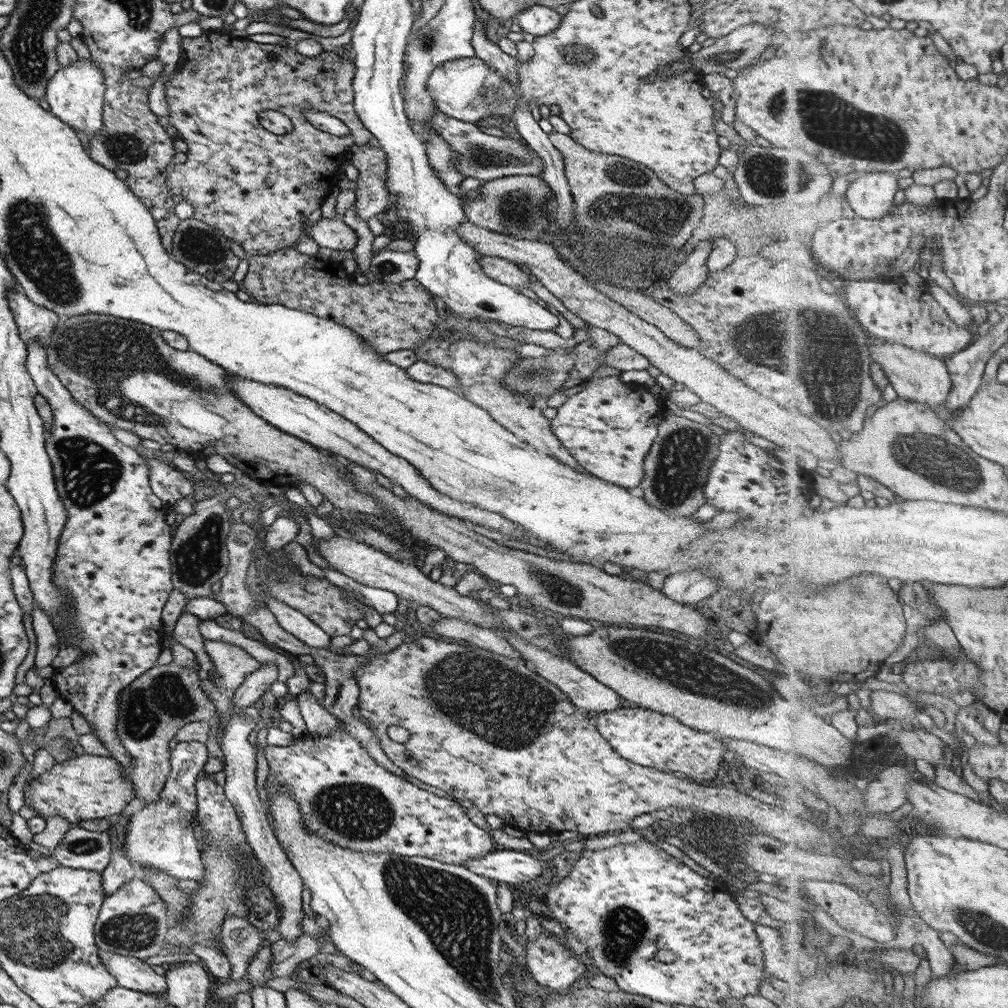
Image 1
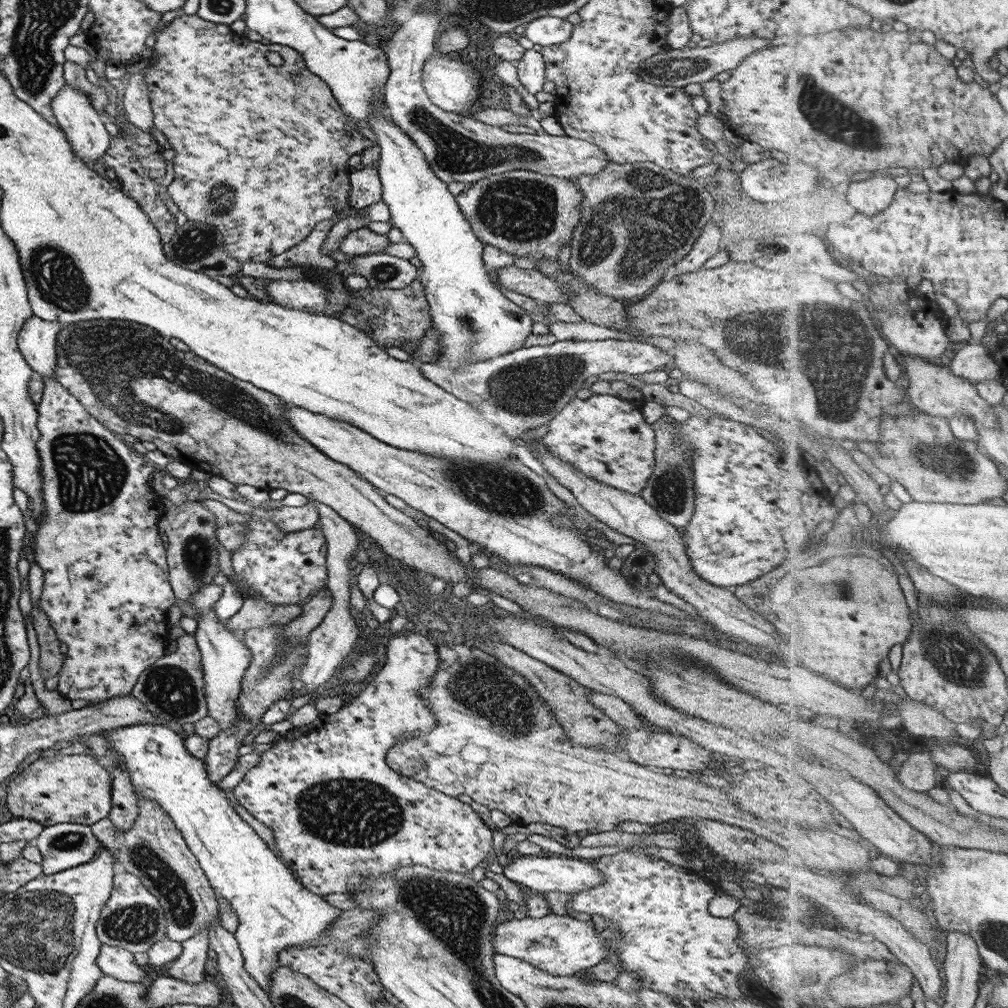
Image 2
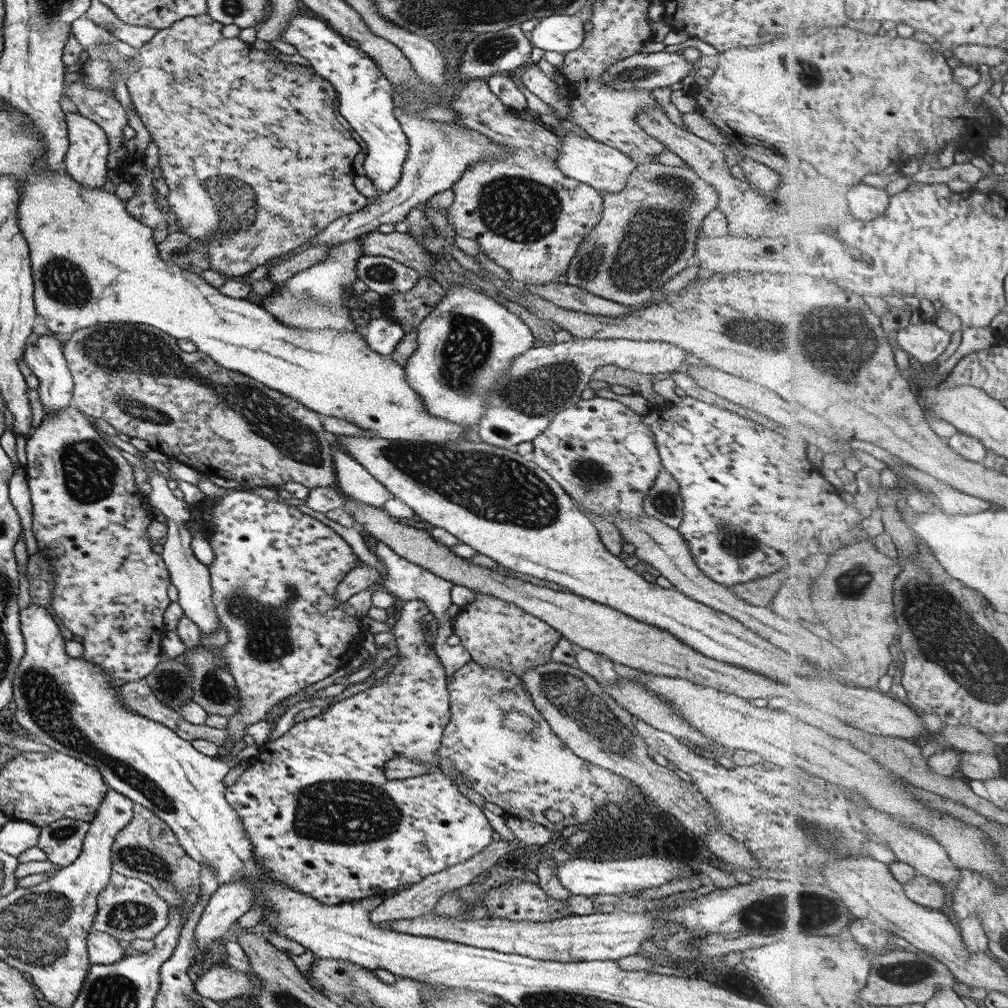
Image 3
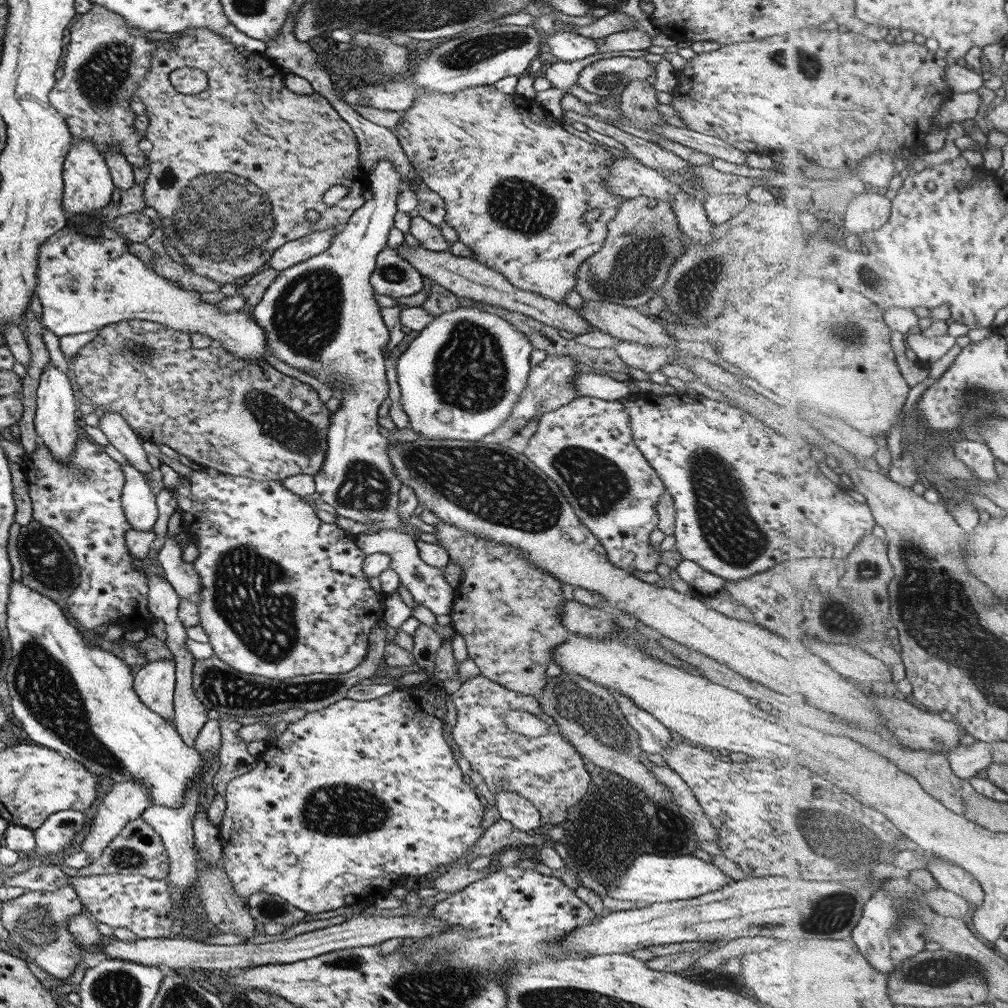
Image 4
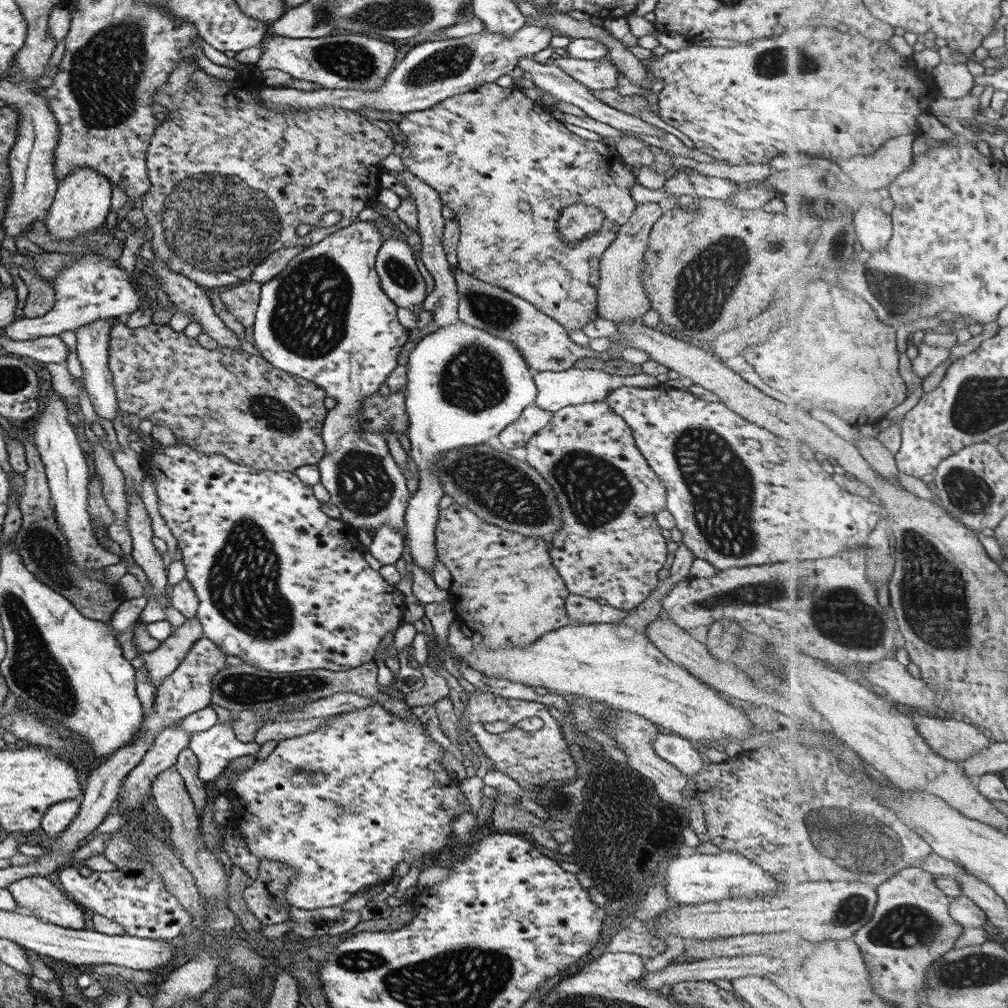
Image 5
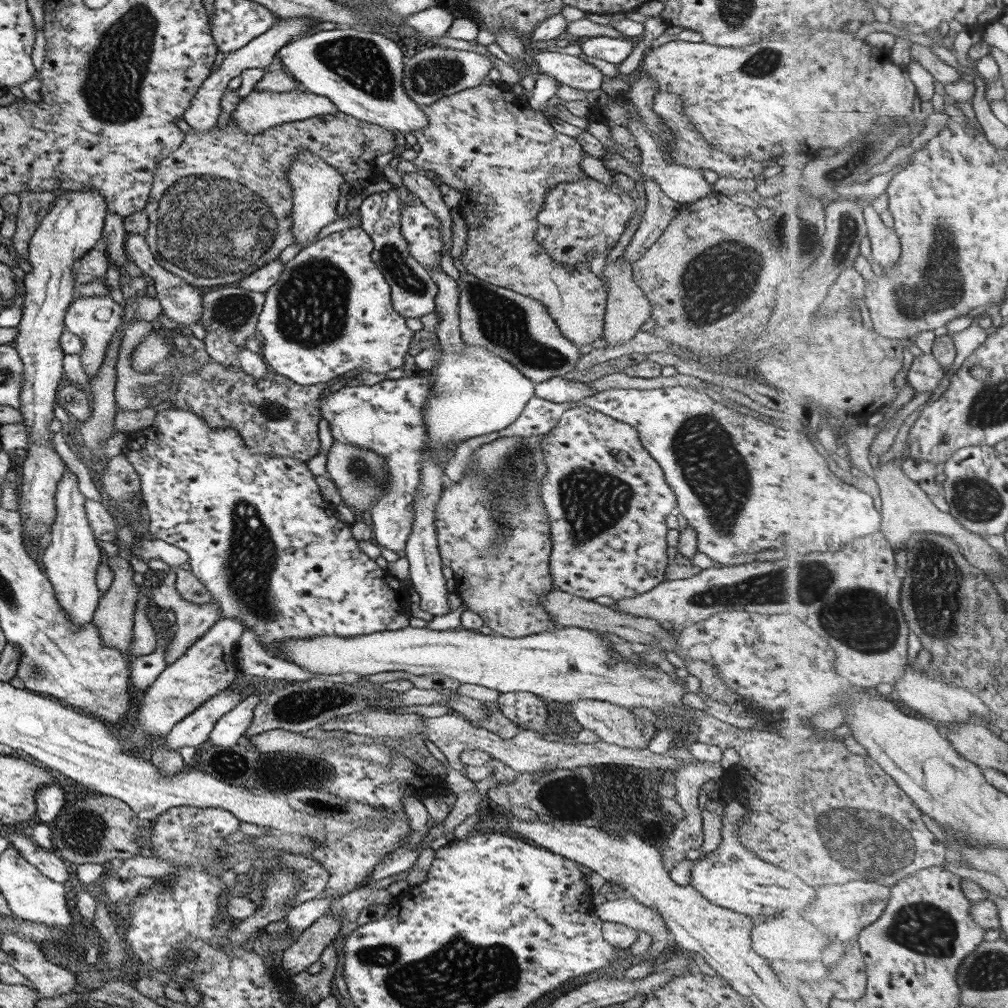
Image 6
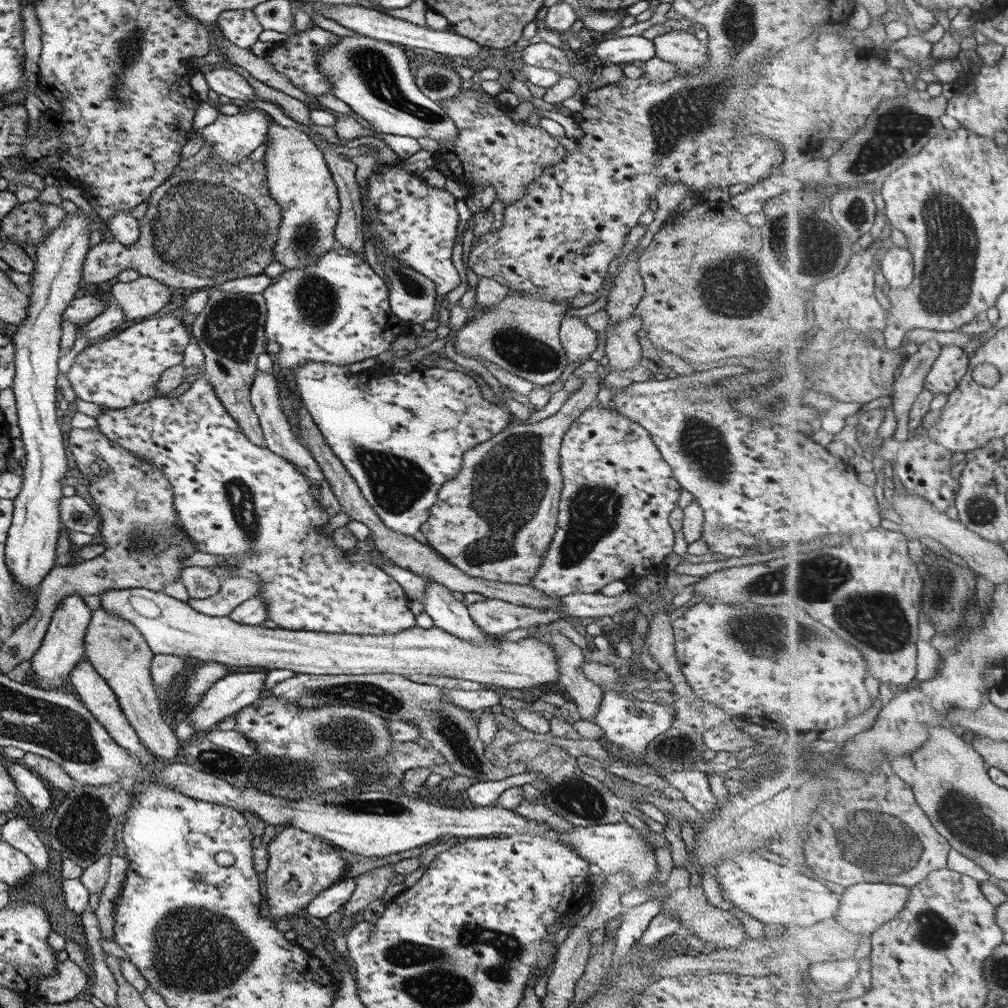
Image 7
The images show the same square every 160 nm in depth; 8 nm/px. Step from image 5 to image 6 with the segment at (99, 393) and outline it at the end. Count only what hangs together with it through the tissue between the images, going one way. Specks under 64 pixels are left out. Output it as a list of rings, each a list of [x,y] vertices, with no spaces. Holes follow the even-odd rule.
[[[81,297],[73,299],[69,303],[64,314],[64,328],[67,328],[70,333],[79,335],[83,342],[83,347],[78,355],[80,364],[89,379],[96,375],[100,364],[105,360],[105,350],[121,320],[122,307],[111,297]]]

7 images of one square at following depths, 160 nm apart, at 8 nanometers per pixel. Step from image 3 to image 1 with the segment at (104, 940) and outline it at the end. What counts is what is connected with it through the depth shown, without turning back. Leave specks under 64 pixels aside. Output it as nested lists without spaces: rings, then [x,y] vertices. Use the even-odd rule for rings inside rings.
[[[98,951],[98,957],[105,970],[115,977],[117,985],[137,992],[165,995],[165,978],[155,974],[142,959],[105,951]]]

